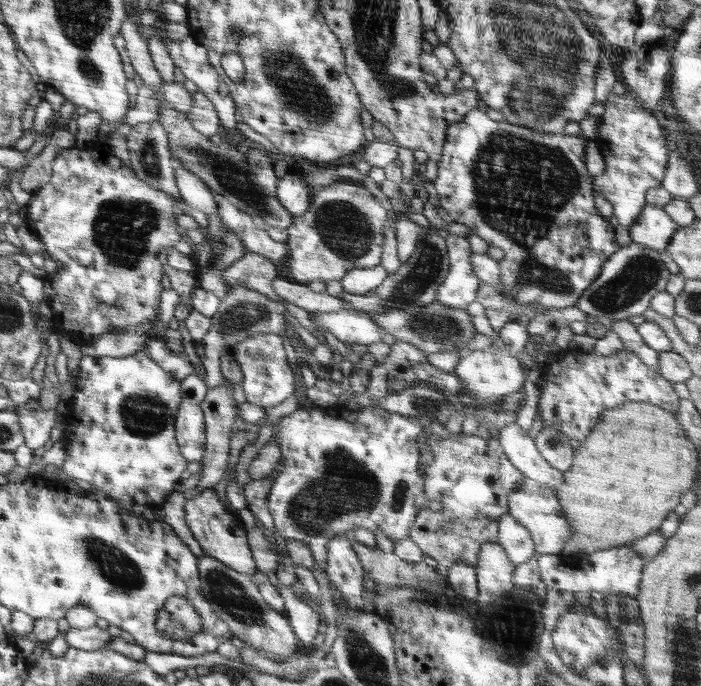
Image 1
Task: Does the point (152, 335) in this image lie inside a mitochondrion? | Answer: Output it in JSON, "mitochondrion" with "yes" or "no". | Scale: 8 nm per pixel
{"mitochondrion":"no"}

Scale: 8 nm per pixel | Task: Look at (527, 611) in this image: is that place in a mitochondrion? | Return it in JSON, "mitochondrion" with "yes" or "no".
{"mitochondrion":"yes"}

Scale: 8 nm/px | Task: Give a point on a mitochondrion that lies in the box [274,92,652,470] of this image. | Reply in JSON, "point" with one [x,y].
{"point":[509,167]}

